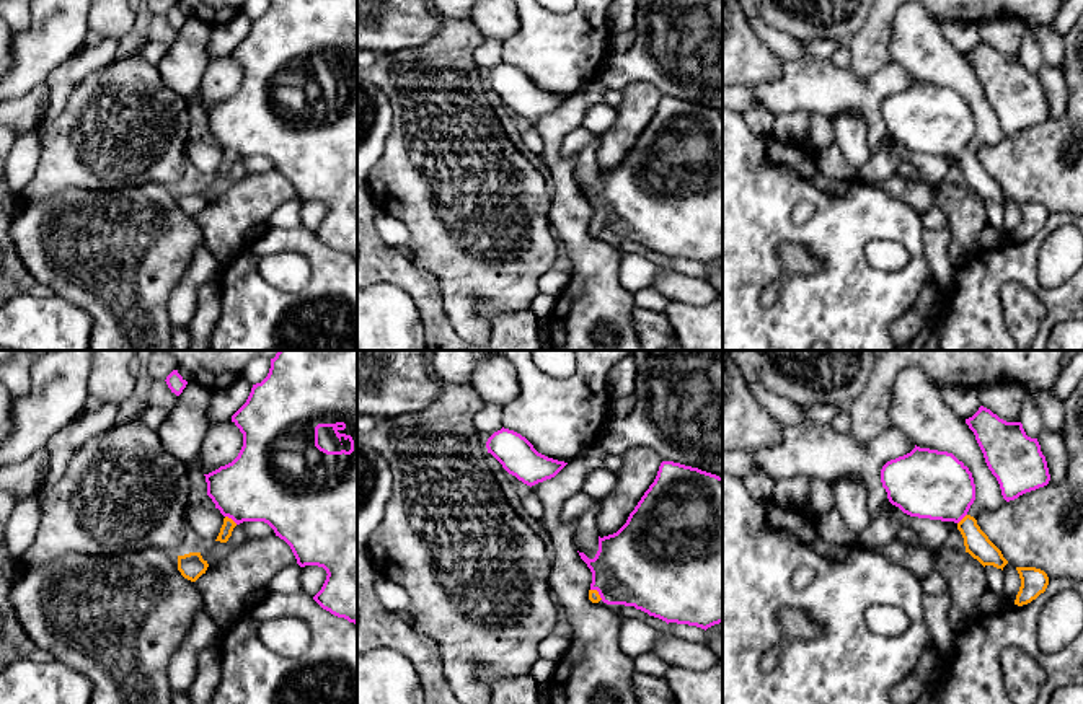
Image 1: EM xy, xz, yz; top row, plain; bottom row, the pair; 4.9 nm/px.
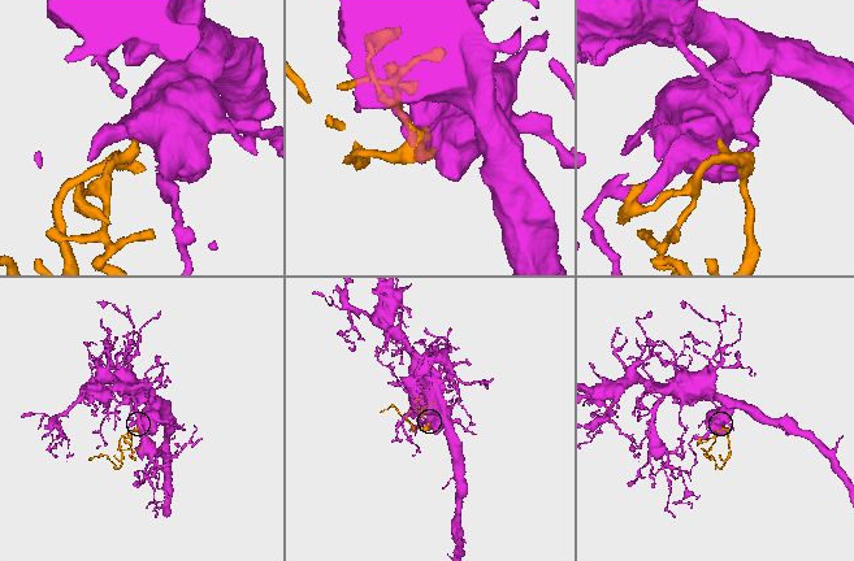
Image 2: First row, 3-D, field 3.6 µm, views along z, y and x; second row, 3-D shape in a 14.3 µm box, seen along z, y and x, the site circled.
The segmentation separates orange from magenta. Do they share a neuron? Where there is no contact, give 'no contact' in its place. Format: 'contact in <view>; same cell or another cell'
contact in xy; same cell

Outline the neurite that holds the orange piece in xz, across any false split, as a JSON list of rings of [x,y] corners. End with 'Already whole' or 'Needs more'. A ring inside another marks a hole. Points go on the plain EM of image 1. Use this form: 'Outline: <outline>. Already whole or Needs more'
Outline: [[[662,96],[626,158],[613,169],[599,171],[594,194],[579,187],[592,207],[589,235],[634,241],[662,256],[708,264],[723,257],[723,112],[674,96]]]. Needs more

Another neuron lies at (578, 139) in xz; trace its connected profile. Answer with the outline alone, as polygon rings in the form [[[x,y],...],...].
[[[586,127],[574,129],[561,143],[559,155],[566,160],[576,158],[576,155],[595,139],[595,134]]]

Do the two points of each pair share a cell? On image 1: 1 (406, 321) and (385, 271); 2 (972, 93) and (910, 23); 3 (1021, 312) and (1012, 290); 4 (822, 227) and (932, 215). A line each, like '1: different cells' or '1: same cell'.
1: different cells
2: same cell
3: same cell
4: different cells

